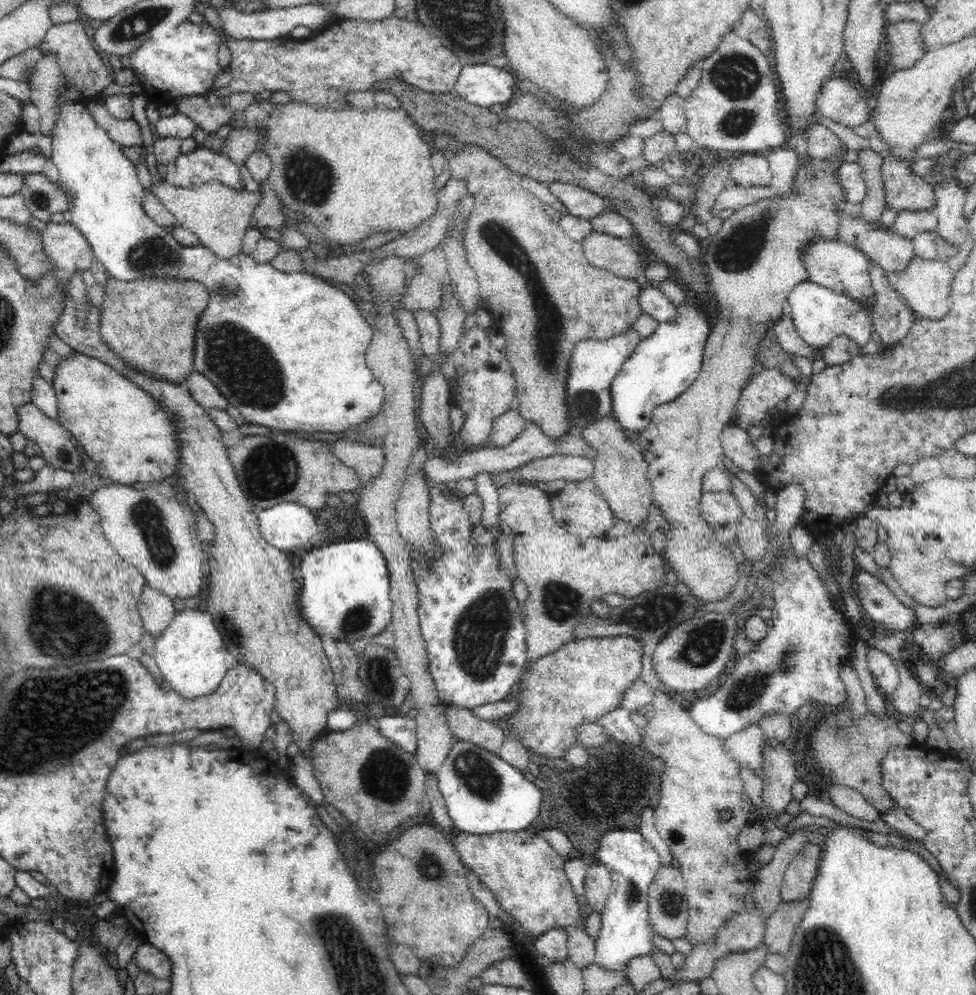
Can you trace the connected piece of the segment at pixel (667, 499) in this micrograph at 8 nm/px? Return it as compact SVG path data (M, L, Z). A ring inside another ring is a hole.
M844 147L843 150L844 154L842 154L840 158L832 156L829 160L823 161L825 173L819 173L818 175L814 175L814 173L812 173L812 167L807 158L806 162L800 166L796 176L794 176L794 181L791 185L791 187L795 189L795 195L787 195L783 199L760 200L760 202L738 208L738 210L734 210L734 214L729 219L724 220L724 224L722 224L720 232L711 236L710 244L706 246L706 259L703 264L707 269L711 288L714 290L714 293L716 293L716 304L720 307L720 311L714 318L712 328L707 336L707 341L705 342L701 369L698 371L696 380L694 380L694 382L684 392L682 392L676 400L673 400L668 404L658 406L658 408L654 408L650 424L648 424L644 432L640 432L640 435L634 436L635 442L638 444L646 462L648 462L648 474L649 481L651 482L654 504L656 504L656 507L660 509L660 513L662 513L662 517L664 517L664 521L670 525L670 528L665 532L665 549L662 552L665 554L667 563L670 563L672 569L675 571L677 580L688 585L688 589L692 591L692 594L696 595L696 597L700 597L700 599L704 602L716 601L729 595L736 582L738 582L738 573L736 572L737 562L732 554L731 548L729 548L729 545L724 546L722 544L718 544L717 536L714 535L714 529L712 529L710 524L702 517L700 504L704 494L703 479L706 472L710 472L710 470L721 464L721 458L724 454L723 446L721 445L721 434L723 428L726 425L731 424L731 416L733 415L736 404L738 404L740 394L745 388L745 382L750 379L750 377L748 377L750 369L756 364L754 353L755 350L758 349L759 338L763 335L766 327L770 327L776 319L780 318L782 310L784 310L784 304L787 303L788 293L798 284L806 282L807 272L805 266L803 266L799 259L799 250L801 249L801 246L804 243L807 243L809 238L816 235L826 239L837 239L838 217L837 214L835 214L835 210L838 207L842 207L837 206L837 204L843 204L843 196L840 192L840 185L837 184L833 177L833 172L840 163L844 162L844 155L846 154L847 149Z

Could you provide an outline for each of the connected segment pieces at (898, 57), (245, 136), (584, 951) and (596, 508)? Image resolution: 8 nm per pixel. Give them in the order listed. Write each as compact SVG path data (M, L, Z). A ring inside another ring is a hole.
M898 22L896 25L887 25L886 32L890 41L890 55L892 67L896 70L906 70L920 58L920 26L918 22Z
M256 126L234 128L221 152L226 153L235 163L244 164L246 157L252 154L265 138L265 132Z
M524 830L518 832L498 832L498 834L491 834L490 836L478 836L458 831L450 841L451 844L454 844L462 864L474 871L492 891L502 909L510 914L510 916L514 916L517 923L509 925L513 928L516 936L518 934L518 936L523 936L524 940L527 939L533 942L537 936L547 931L549 927L566 927L566 933L568 933L568 959L582 971L595 964L595 942L585 931L584 922L579 920L581 915L579 914L579 904L565 875L565 859L558 855L546 843L545 839L538 835L530 837Z
M592 477L582 481L568 481L566 486L555 494L549 494L550 511L554 523L564 529L567 533L581 537L602 536L618 523L612 517L606 500L595 484Z

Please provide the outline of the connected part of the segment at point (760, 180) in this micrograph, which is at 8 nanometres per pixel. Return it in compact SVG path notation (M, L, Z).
M746 152L732 161L729 175L731 183L746 188L768 186L773 180L773 174L767 160L760 154Z

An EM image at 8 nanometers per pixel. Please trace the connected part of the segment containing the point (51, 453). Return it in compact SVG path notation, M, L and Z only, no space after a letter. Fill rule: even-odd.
M31 400L17 406L15 415L17 416L16 432L21 432L28 442L40 448L41 456L47 464L56 469L76 472L79 458L71 433L56 420L40 411Z

